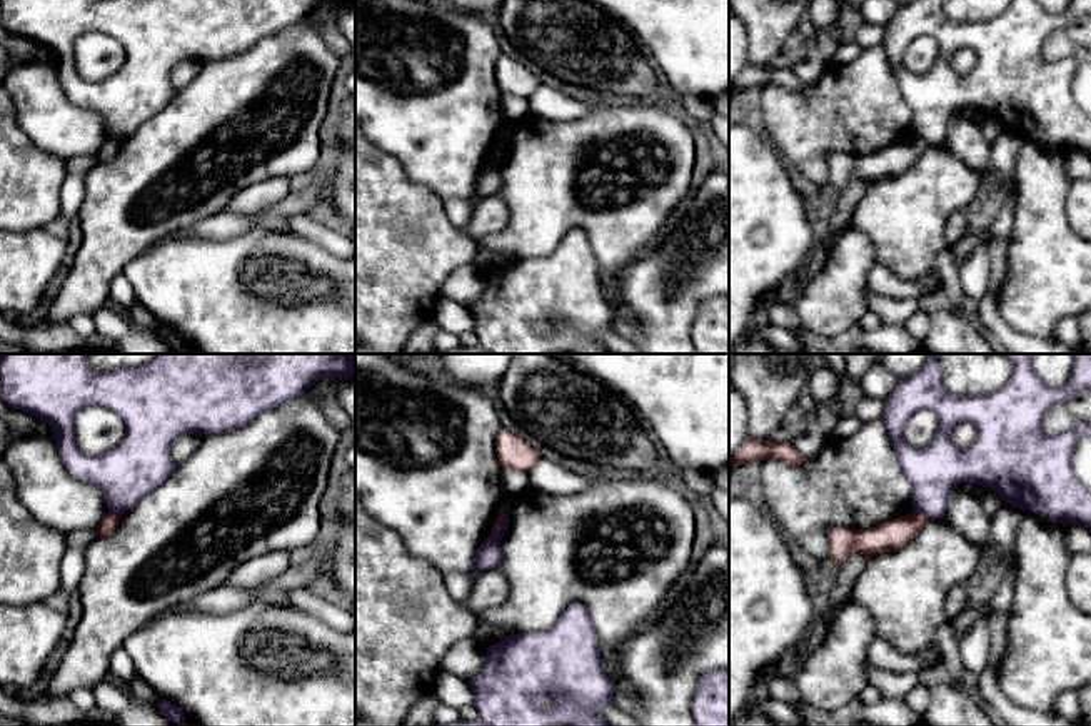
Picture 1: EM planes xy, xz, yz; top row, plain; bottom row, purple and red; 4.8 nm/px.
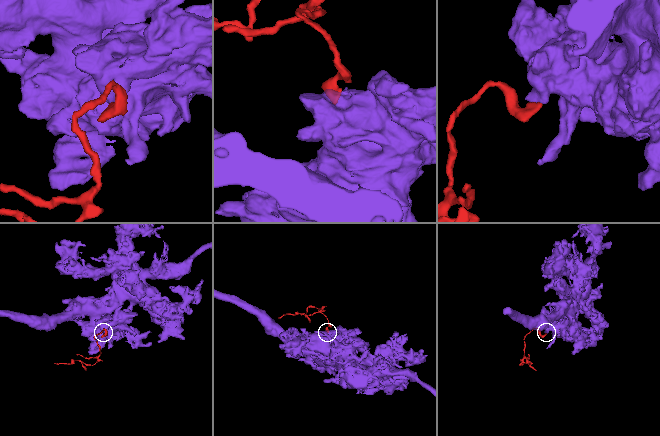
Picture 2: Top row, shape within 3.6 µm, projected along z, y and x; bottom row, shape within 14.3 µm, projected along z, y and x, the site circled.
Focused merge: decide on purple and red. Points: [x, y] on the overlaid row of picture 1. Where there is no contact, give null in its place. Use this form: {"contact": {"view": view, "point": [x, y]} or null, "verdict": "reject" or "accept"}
{"contact": {"view": "yz", "point": [921, 513]}, "verdict": "reject"}

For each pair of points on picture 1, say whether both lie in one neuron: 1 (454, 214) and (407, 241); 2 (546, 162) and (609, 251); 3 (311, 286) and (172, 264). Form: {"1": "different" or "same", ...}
{"1": "different", "2": "same", "3": "same"}

